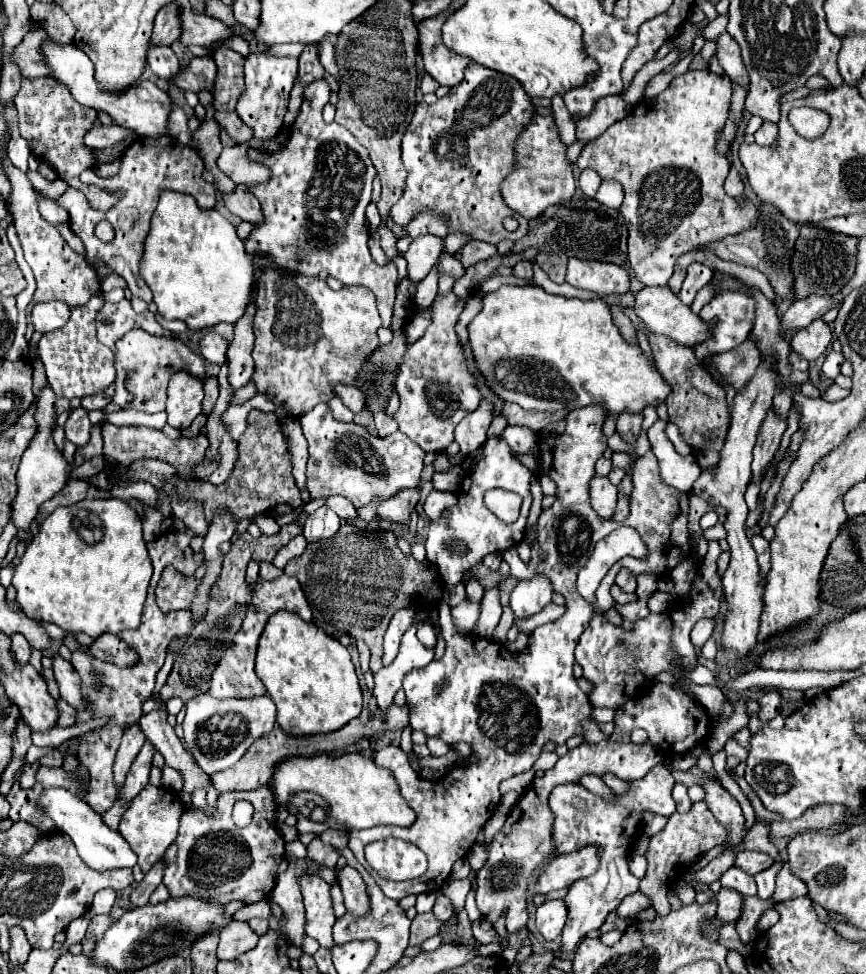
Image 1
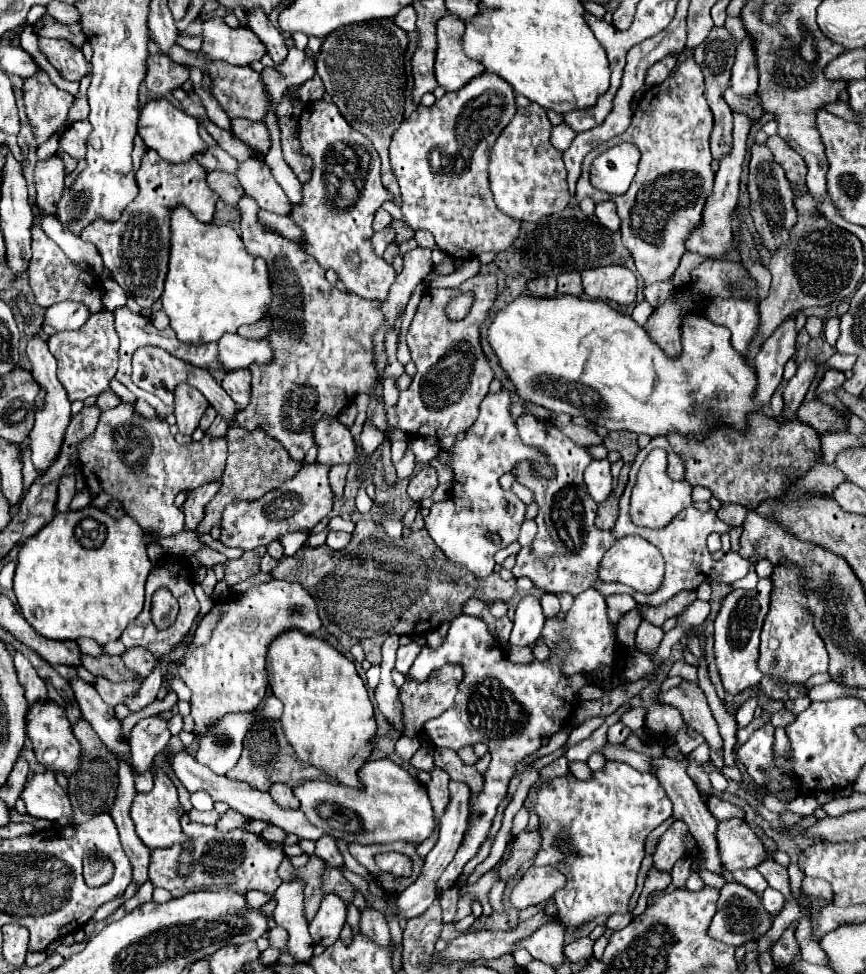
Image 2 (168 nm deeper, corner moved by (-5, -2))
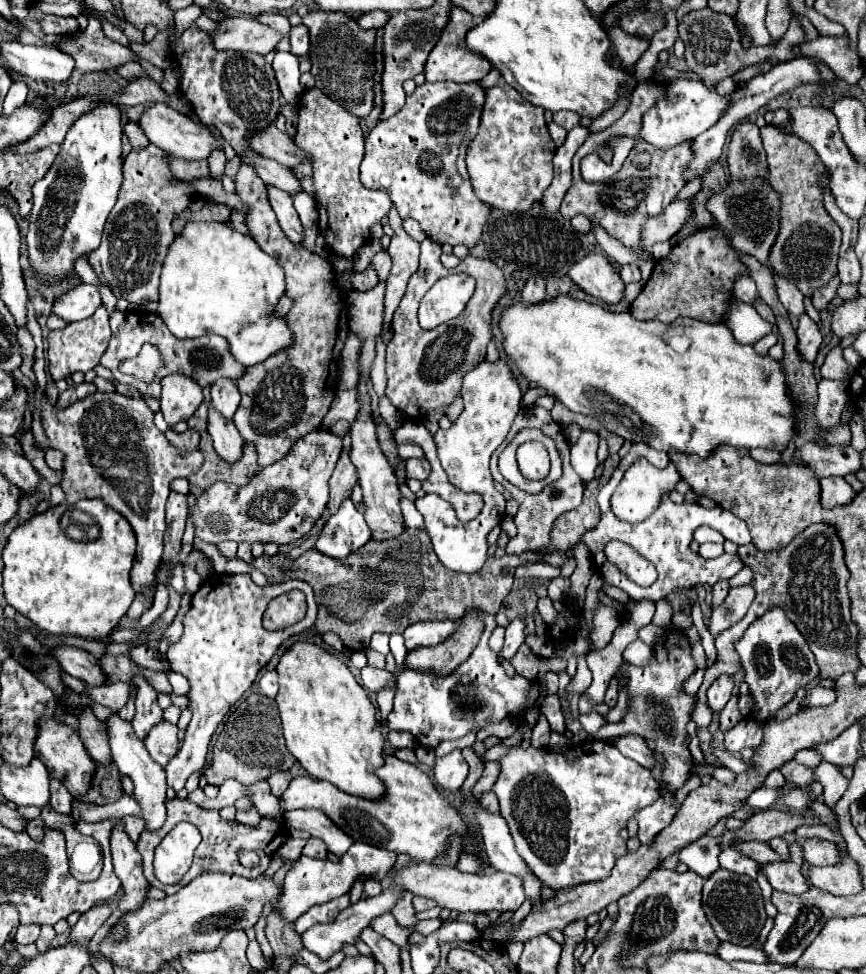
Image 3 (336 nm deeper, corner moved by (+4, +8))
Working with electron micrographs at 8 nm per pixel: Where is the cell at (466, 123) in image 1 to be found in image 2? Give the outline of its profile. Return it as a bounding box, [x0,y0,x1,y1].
[389,72,521,260]

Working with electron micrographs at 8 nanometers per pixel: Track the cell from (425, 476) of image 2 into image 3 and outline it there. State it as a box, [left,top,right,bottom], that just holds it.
[406,458,430,480]

